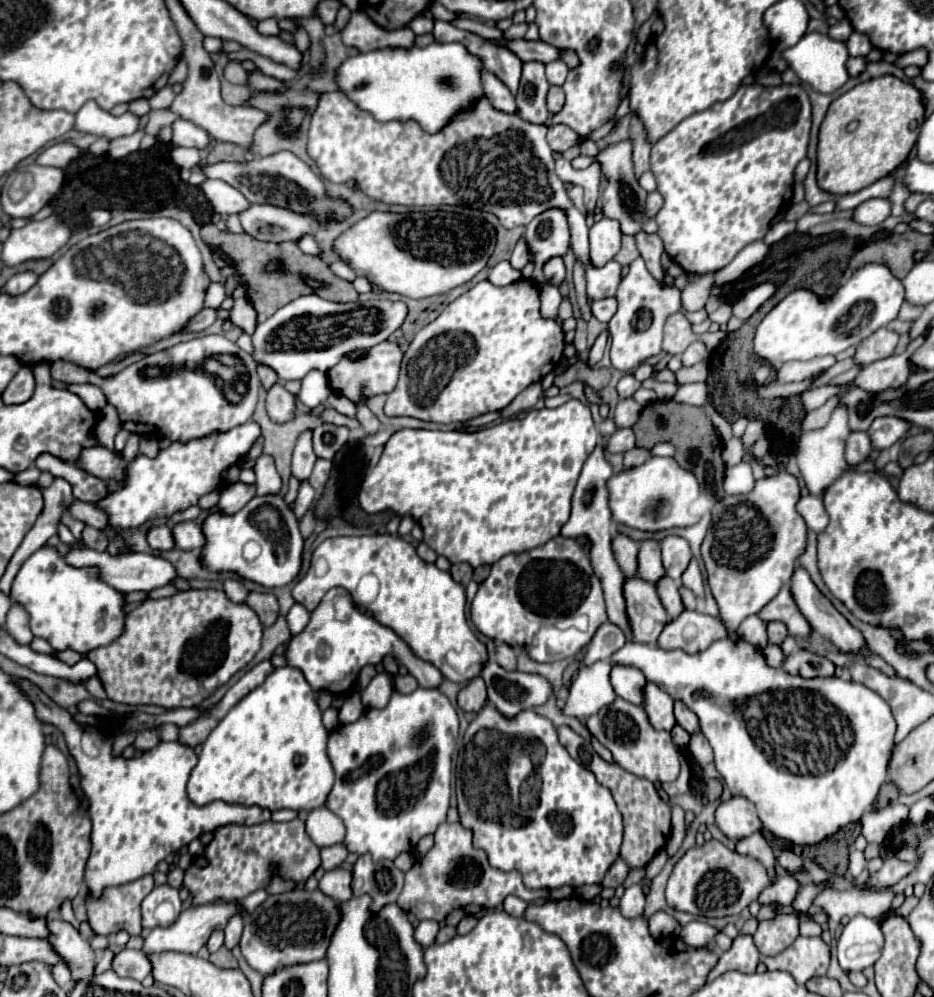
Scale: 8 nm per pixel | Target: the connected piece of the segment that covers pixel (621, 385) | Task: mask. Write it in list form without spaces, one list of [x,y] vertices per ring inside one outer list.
[[[624,375],[624,377],[618,381],[618,395],[620,395],[620,399],[632,397],[640,387],[642,387],[642,383],[636,381],[634,375]]]

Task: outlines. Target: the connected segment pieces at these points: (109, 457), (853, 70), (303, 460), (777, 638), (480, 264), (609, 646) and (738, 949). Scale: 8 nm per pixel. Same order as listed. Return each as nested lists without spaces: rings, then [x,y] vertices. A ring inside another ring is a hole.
[[[92,447],[90,451],[82,451],[82,463],[76,463],[88,473],[104,479],[104,481],[126,481],[126,463],[114,451],[106,447]]]
[[[850,57],[846,67],[850,71],[850,77],[858,77],[866,69],[866,59],[864,57]]]
[[[306,431],[298,437],[298,443],[294,447],[294,457],[292,457],[292,475],[298,481],[308,481],[316,463],[316,453],[312,451],[312,433]]]
[[[770,621],[768,623],[768,641],[770,643],[780,645],[786,635],[788,635],[788,629],[786,629],[784,623],[780,623],[780,621]]]
[[[370,213],[334,241],[338,255],[380,289],[412,299],[444,295],[482,271],[496,249],[496,229],[478,217],[460,213]]]
[[[604,623],[596,631],[596,635],[594,635],[590,647],[588,647],[588,653],[586,653],[584,661],[582,661],[582,665],[590,667],[592,663],[596,663],[600,659],[610,659],[618,651],[618,643],[626,643],[626,637],[624,637],[622,629],[618,625]]]
[[[738,935],[732,941],[732,947],[724,951],[716,963],[716,967],[710,971],[708,981],[714,981],[726,971],[740,971],[740,973],[754,973],[756,965],[760,961],[760,951],[754,945],[752,935]]]

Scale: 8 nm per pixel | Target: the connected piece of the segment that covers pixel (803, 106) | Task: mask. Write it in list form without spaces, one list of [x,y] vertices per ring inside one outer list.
[[[782,83],[778,87],[768,87],[766,91],[764,91],[762,85],[742,85],[730,99],[726,99],[722,103],[714,103],[714,107],[710,107],[710,109],[686,117],[670,133],[666,133],[662,139],[658,139],[656,145],[652,147],[650,163],[652,163],[652,173],[654,173],[656,181],[658,181],[658,191],[664,197],[664,205],[656,215],[656,223],[658,223],[658,237],[662,239],[664,249],[670,255],[670,259],[676,265],[680,265],[686,273],[692,273],[692,275],[716,273],[718,269],[726,267],[746,245],[750,245],[752,241],[764,239],[768,229],[772,225],[776,225],[778,221],[782,221],[784,213],[792,205],[794,169],[806,157],[808,139],[810,139],[810,125],[812,125],[812,107],[810,107],[808,93],[802,89],[802,85],[784,85]]]

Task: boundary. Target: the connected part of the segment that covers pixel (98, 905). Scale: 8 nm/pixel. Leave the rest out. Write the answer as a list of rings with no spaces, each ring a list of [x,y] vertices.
[[[146,875],[122,887],[108,887],[102,899],[86,897],[90,927],[94,933],[112,935],[126,929],[130,935],[140,935],[140,903],[152,889],[152,875]]]

